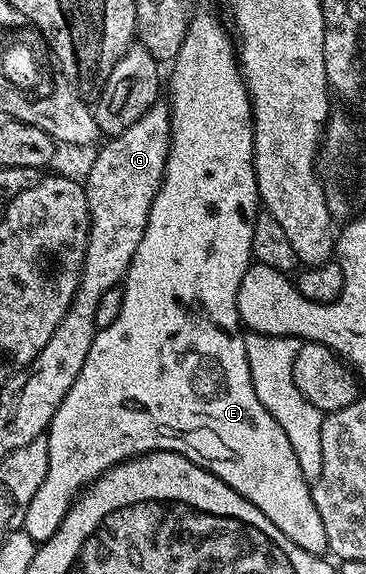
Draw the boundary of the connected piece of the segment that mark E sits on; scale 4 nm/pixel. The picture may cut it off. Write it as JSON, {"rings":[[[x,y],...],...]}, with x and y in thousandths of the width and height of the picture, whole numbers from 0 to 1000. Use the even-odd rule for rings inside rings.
{"rings":[[[530,28],[516,38],[500,77],[489,84],[481,101],[467,110],[473,131],[456,136],[456,164],[462,157],[462,270],[451,287],[451,305],[440,315],[440,326],[429,331],[402,397],[391,404],[391,418],[380,418],[380,432],[369,432],[369,446],[358,453],[352,470],[336,486],[336,530],[325,537],[325,551],[292,571],[265,577],[260,592],[249,599],[249,613],[238,613],[238,627],[227,627],[227,641],[216,641],[216,655],[205,655],[205,669],[194,669],[194,683],[161,704],[150,725],[139,732],[128,751],[134,765],[134,807],[128,808],[128,829],[117,843],[107,843],[107,857],[96,857],[85,878],[74,883],[66,922],[85,934],[85,941],[104,948],[126,944],[161,920],[161,913],[183,899],[213,861],[235,852],[273,826],[287,826],[306,812],[342,805],[350,798],[369,798],[377,791],[410,791],[426,784],[454,784],[511,794],[533,808],[544,808],[566,822],[598,829],[653,864],[664,864],[773,934],[784,934],[828,962],[885,967],[899,956],[893,948],[893,925],[883,920],[883,906],[872,906],[872,885],[861,885],[861,871],[850,859],[850,841],[833,834],[828,822],[817,822],[817,801],[806,801],[806,787],[795,782],[795,772],[773,754],[773,746],[751,739],[751,725],[708,704],[708,690],[697,690],[697,676],[686,669],[686,641],[675,641],[675,606],[669,605],[669,582],[648,535],[653,516],[653,495],[664,495],[664,481],[680,472],[691,449],[691,385],[708,371],[708,347],[702,341],[702,308],[691,291],[691,183],[680,178],[680,157],[669,150],[669,139],[658,134],[658,117],[648,105],[639,68],[628,54],[604,47],[593,31],[549,31]]]}

